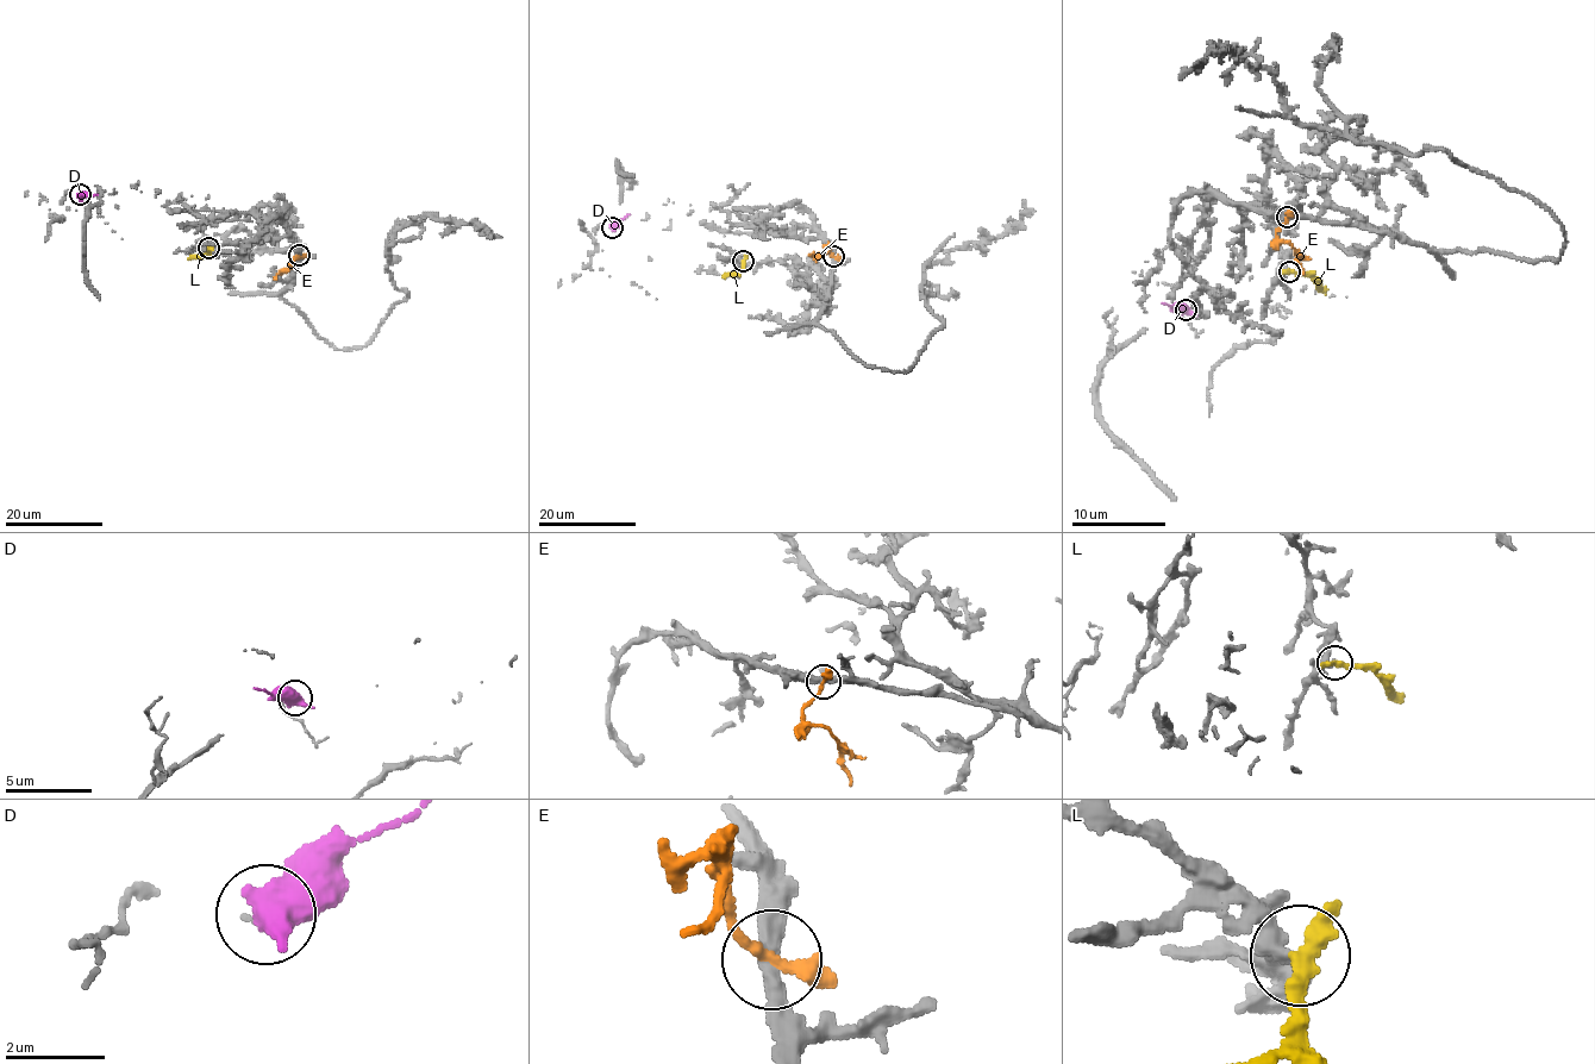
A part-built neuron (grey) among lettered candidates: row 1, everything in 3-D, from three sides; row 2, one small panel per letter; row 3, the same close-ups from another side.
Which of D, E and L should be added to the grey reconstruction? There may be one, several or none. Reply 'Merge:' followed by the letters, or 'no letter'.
Merge: no letter

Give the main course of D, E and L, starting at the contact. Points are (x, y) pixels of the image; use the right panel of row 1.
D: (1184, 310), (1162, 302)
E: (1287, 217), (1275, 235), (1289, 243), (1302, 274)
L: (1288, 270), (1305, 273), (1325, 294)

